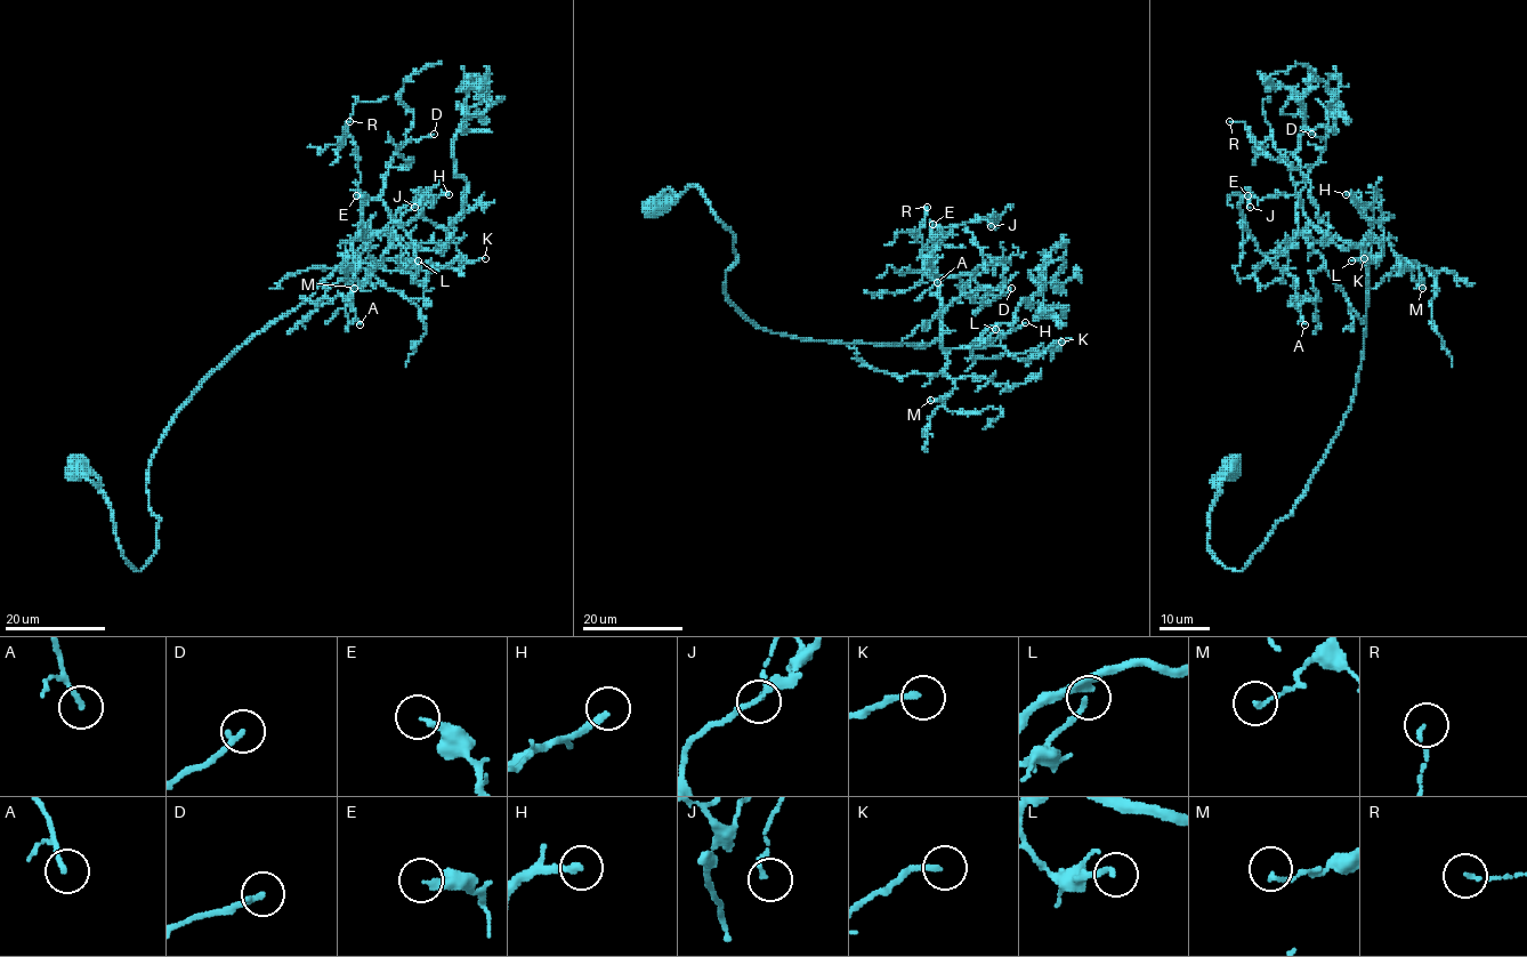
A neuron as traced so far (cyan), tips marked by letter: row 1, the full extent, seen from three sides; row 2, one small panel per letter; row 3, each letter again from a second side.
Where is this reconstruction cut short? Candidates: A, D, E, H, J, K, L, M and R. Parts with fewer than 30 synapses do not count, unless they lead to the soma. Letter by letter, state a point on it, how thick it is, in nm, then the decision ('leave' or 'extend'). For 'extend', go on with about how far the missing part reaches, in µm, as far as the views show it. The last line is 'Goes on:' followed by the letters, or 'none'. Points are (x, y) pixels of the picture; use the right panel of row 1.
A: at (1305, 324); 170 nm thick; leave
D: at (1311, 134); 180 nm thick; extend; about 30 µm are missing
E: at (1247, 195); 240 nm thick; leave
H: at (1346, 194); 240 nm thick; extend; about 40 µm are missing
J: at (1250, 207); 100 nm thick; leave
K: at (1364, 258); 190 nm thick; leave
L: at (1351, 260); 170 nm thick; leave
M: at (1422, 288); 140 nm thick; leave
R: at (1229, 121); 110 nm thick; leave
Goes on: D, H

